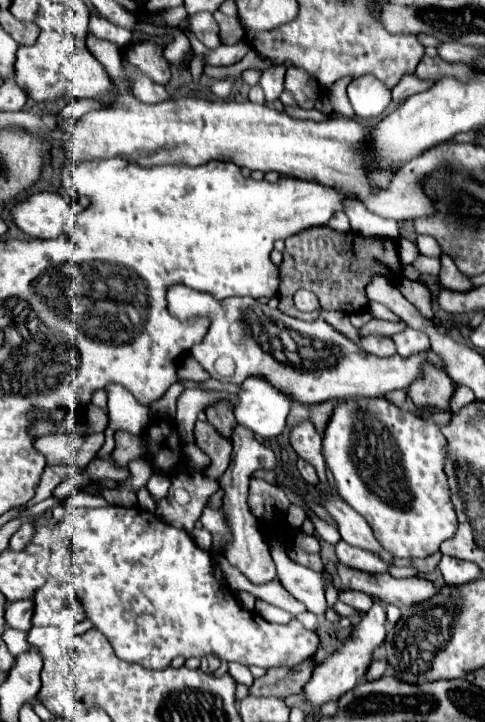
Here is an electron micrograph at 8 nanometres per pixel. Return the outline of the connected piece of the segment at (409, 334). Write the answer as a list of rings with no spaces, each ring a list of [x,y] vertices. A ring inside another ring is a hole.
[[[406,328],[406,330],[398,332],[398,334],[394,334],[392,340],[394,340],[394,344],[396,344],[396,348],[398,348],[398,354],[400,354],[402,358],[414,356],[414,354],[424,352],[424,350],[430,348],[428,336],[424,336],[424,332],[416,332],[416,330],[410,330],[410,328]]]

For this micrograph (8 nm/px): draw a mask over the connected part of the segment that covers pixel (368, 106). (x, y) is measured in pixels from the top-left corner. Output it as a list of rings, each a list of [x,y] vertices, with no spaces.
[[[362,76],[348,86],[348,100],[358,118],[370,120],[386,112],[392,102],[392,90],[384,86],[376,76]]]

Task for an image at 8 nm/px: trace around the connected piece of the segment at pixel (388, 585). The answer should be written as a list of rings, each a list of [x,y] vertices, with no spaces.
[[[338,562],[338,576],[344,586],[384,598],[386,604],[396,604],[398,608],[412,606],[416,604],[416,600],[432,598],[438,592],[432,582],[422,578],[392,578],[388,572],[370,574],[344,566],[340,562]]]

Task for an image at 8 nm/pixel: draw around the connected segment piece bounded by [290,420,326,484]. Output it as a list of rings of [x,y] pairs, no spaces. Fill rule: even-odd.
[[[304,420],[292,428],[290,446],[294,448],[294,452],[300,458],[304,458],[306,462],[310,462],[316,468],[320,482],[326,484],[326,464],[324,464],[324,458],[320,452],[320,438],[310,420]]]

